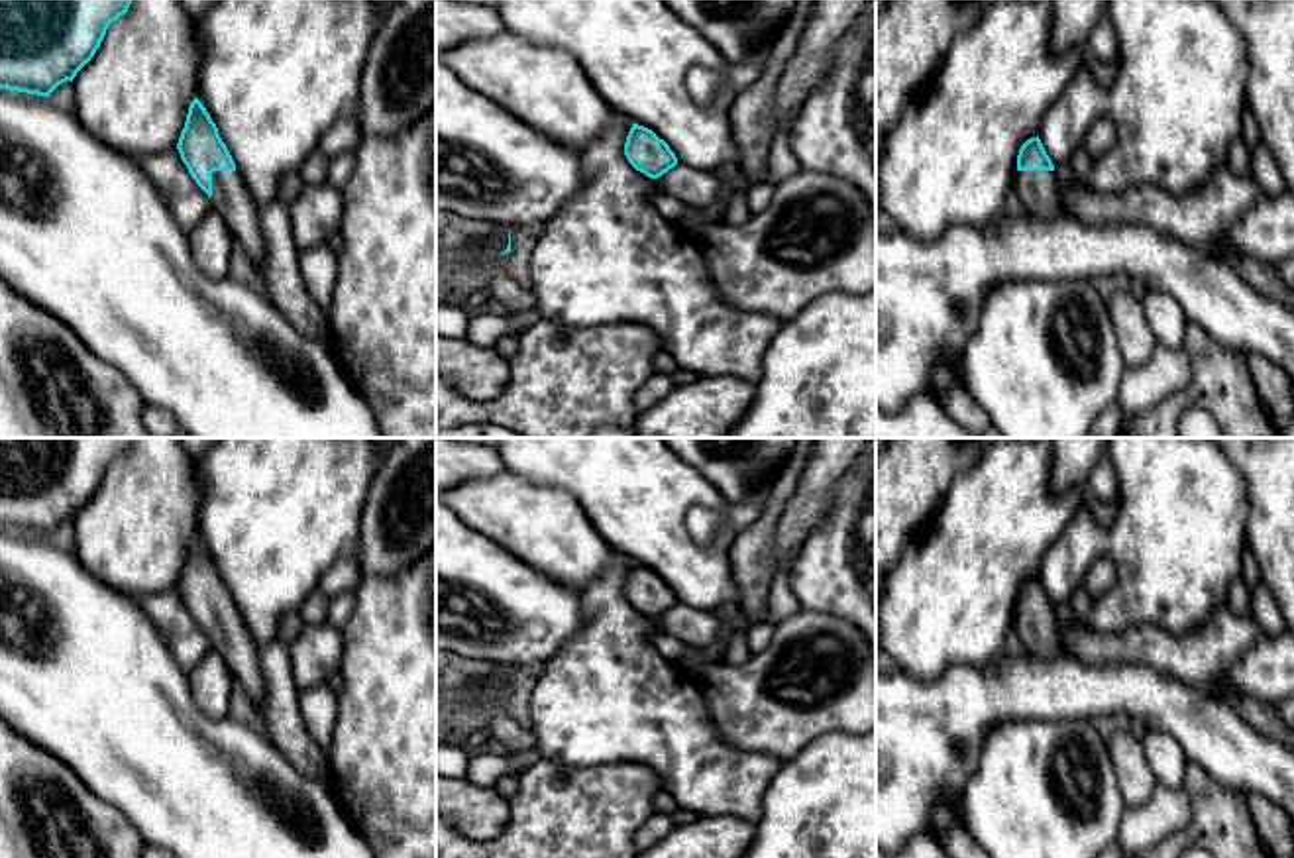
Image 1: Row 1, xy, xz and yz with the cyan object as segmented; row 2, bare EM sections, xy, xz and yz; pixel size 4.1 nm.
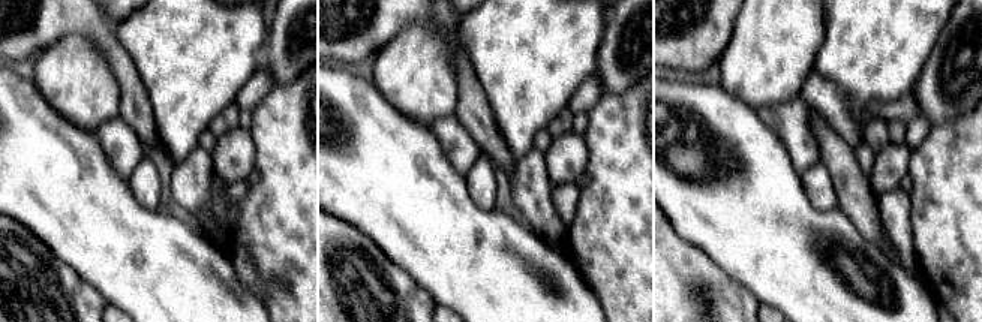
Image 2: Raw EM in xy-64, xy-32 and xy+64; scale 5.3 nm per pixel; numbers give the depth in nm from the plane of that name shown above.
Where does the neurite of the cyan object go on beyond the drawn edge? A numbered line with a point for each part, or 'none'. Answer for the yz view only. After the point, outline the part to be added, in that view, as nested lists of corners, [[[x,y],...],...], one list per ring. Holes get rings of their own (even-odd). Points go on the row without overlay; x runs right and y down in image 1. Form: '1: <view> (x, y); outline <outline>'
1: yz (1039, 635); outline [[[1015,611],[1013,628],[1019,634],[1025,654],[1043,662],[1062,658],[1056,611]]]

